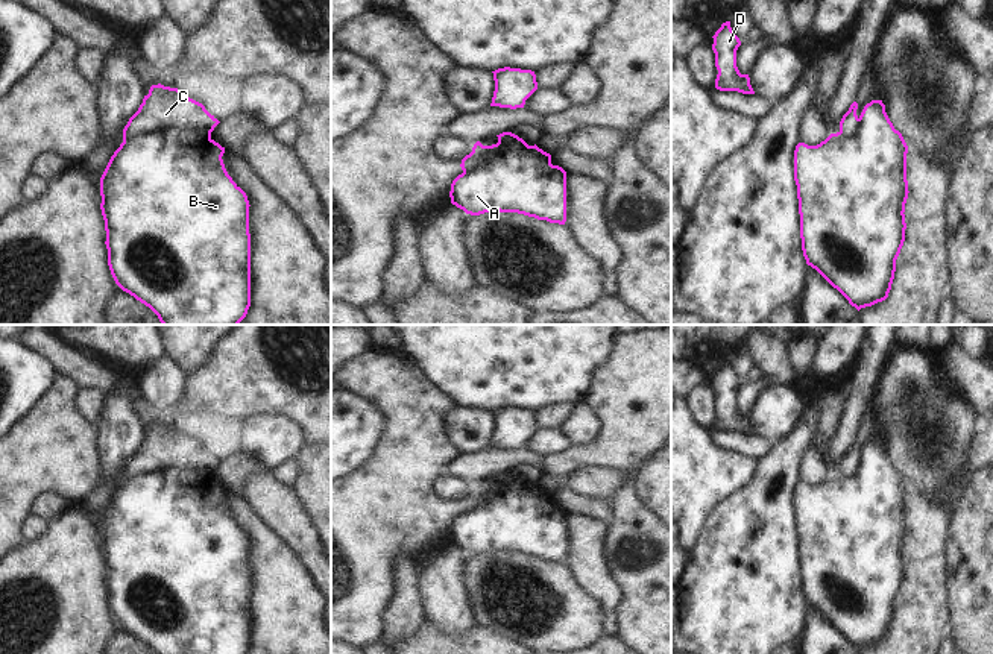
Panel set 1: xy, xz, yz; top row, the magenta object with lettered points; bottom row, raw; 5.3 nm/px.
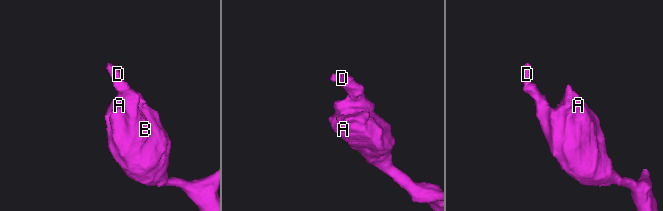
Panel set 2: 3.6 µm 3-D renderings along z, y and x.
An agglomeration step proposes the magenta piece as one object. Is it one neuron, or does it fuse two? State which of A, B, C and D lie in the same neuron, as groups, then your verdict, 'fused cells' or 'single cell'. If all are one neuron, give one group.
groups A B D / C; fused cells

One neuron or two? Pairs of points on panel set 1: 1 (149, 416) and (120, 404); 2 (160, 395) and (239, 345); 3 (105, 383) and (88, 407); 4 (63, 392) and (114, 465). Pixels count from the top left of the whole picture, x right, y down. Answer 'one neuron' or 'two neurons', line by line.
1: two neurons
2: two neurons
3: two neurons
4: two neurons

